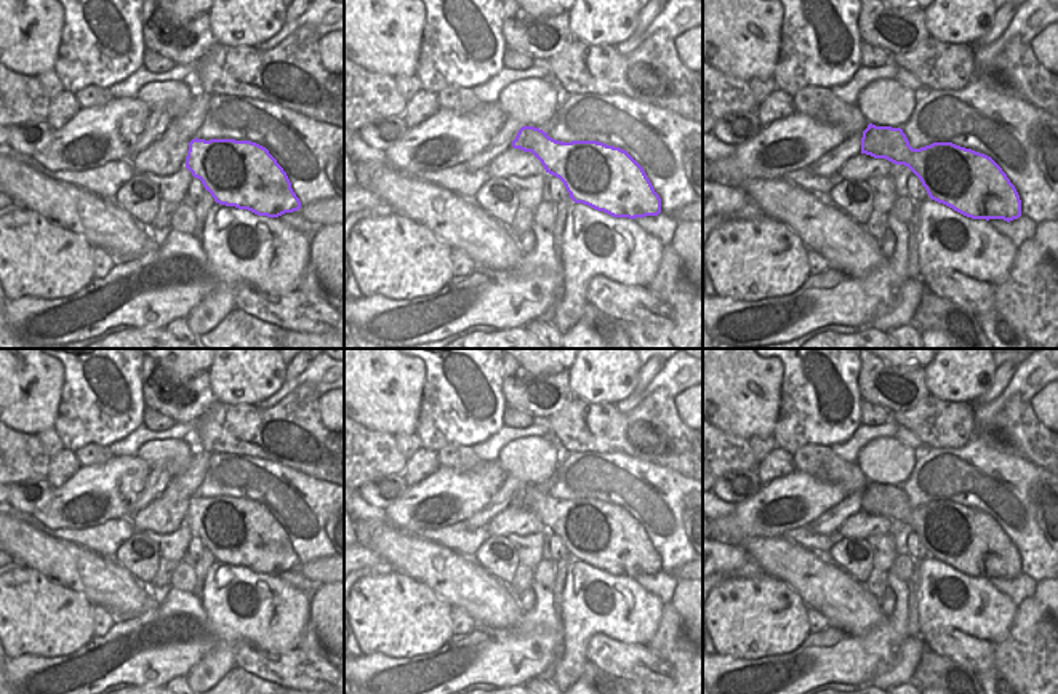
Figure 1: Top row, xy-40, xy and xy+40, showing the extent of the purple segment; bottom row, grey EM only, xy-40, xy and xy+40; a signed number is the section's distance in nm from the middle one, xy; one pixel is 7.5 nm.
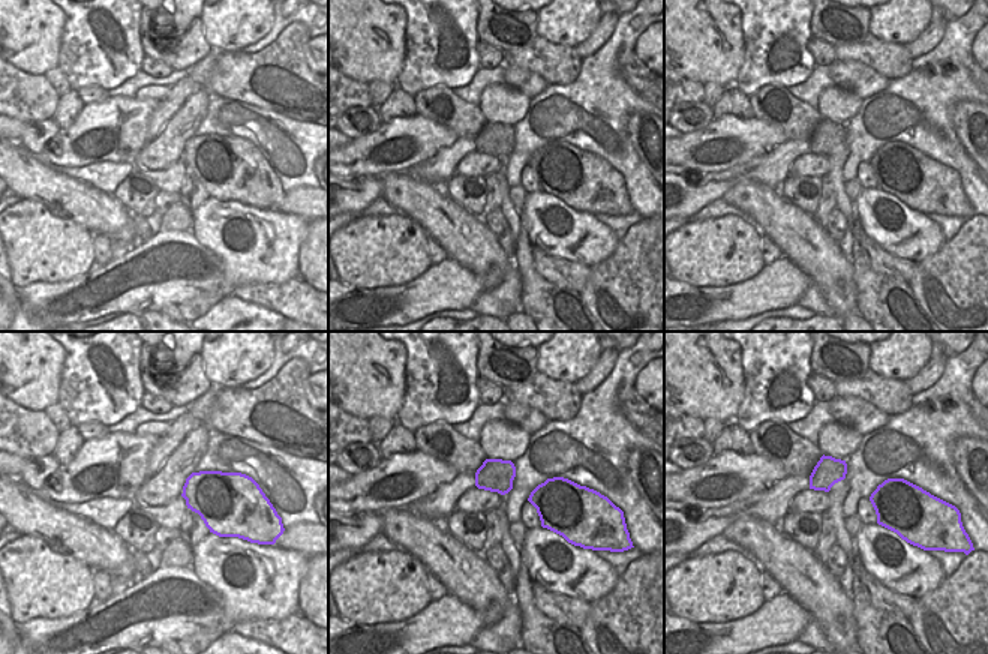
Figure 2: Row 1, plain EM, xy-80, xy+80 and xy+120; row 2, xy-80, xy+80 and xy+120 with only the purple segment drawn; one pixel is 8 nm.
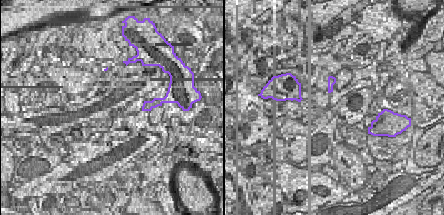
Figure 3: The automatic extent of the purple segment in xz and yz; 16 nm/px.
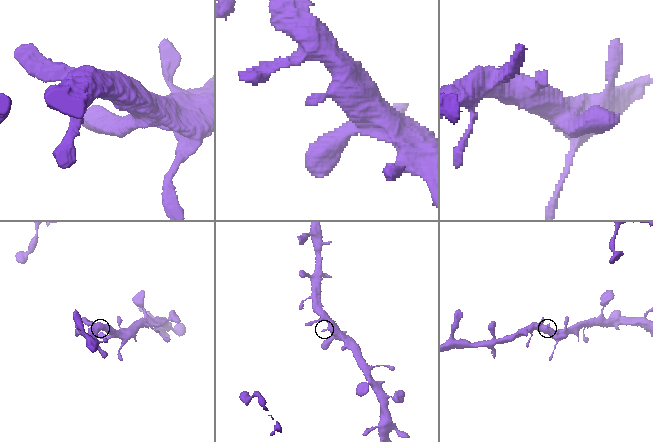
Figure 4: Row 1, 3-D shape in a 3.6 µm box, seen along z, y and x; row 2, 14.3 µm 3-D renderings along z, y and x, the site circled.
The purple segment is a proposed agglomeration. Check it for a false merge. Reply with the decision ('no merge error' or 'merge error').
no merge error

